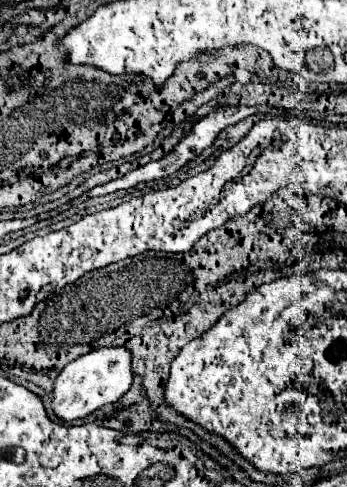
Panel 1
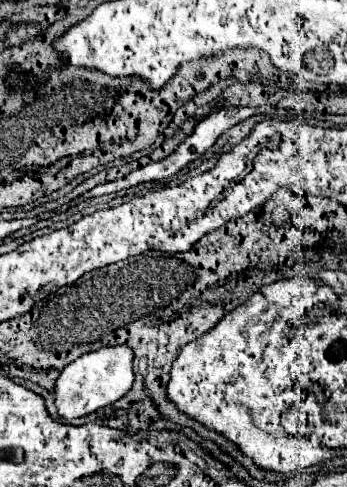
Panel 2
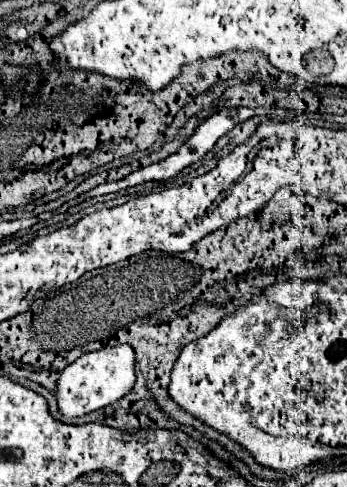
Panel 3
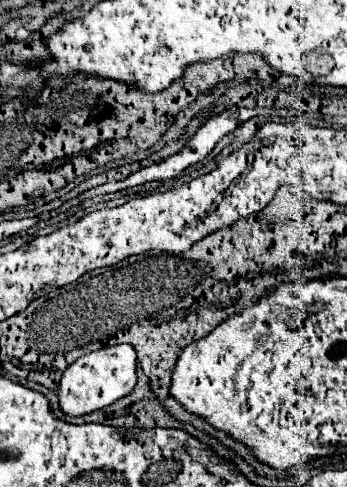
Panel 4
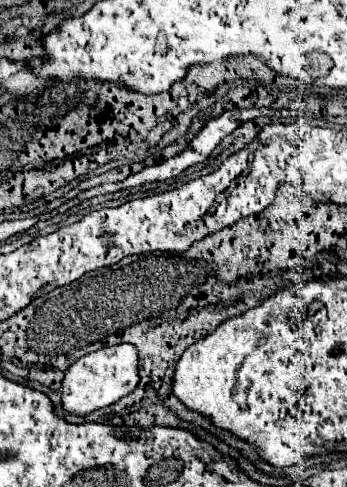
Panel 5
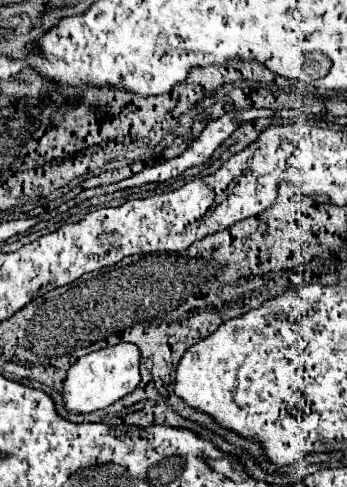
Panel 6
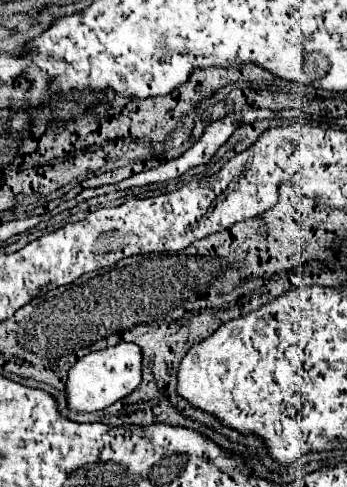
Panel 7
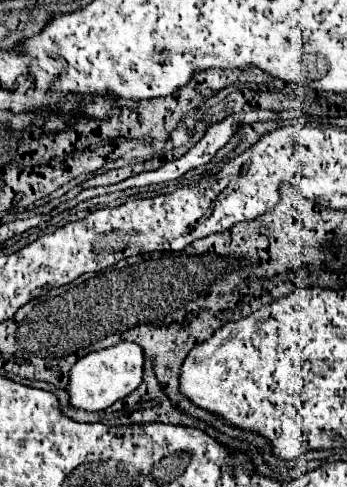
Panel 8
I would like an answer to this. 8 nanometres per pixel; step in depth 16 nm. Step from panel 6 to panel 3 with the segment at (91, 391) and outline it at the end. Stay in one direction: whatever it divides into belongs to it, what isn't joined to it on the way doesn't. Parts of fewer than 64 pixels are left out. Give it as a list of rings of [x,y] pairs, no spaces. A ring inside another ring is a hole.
[[[127,344],[117,346],[104,346],[96,352],[88,352],[80,356],[76,362],[72,362],[58,380],[58,410],[68,416],[84,416],[94,410],[100,410],[104,406],[110,406],[112,402],[126,396],[134,384],[136,384],[136,352]]]

